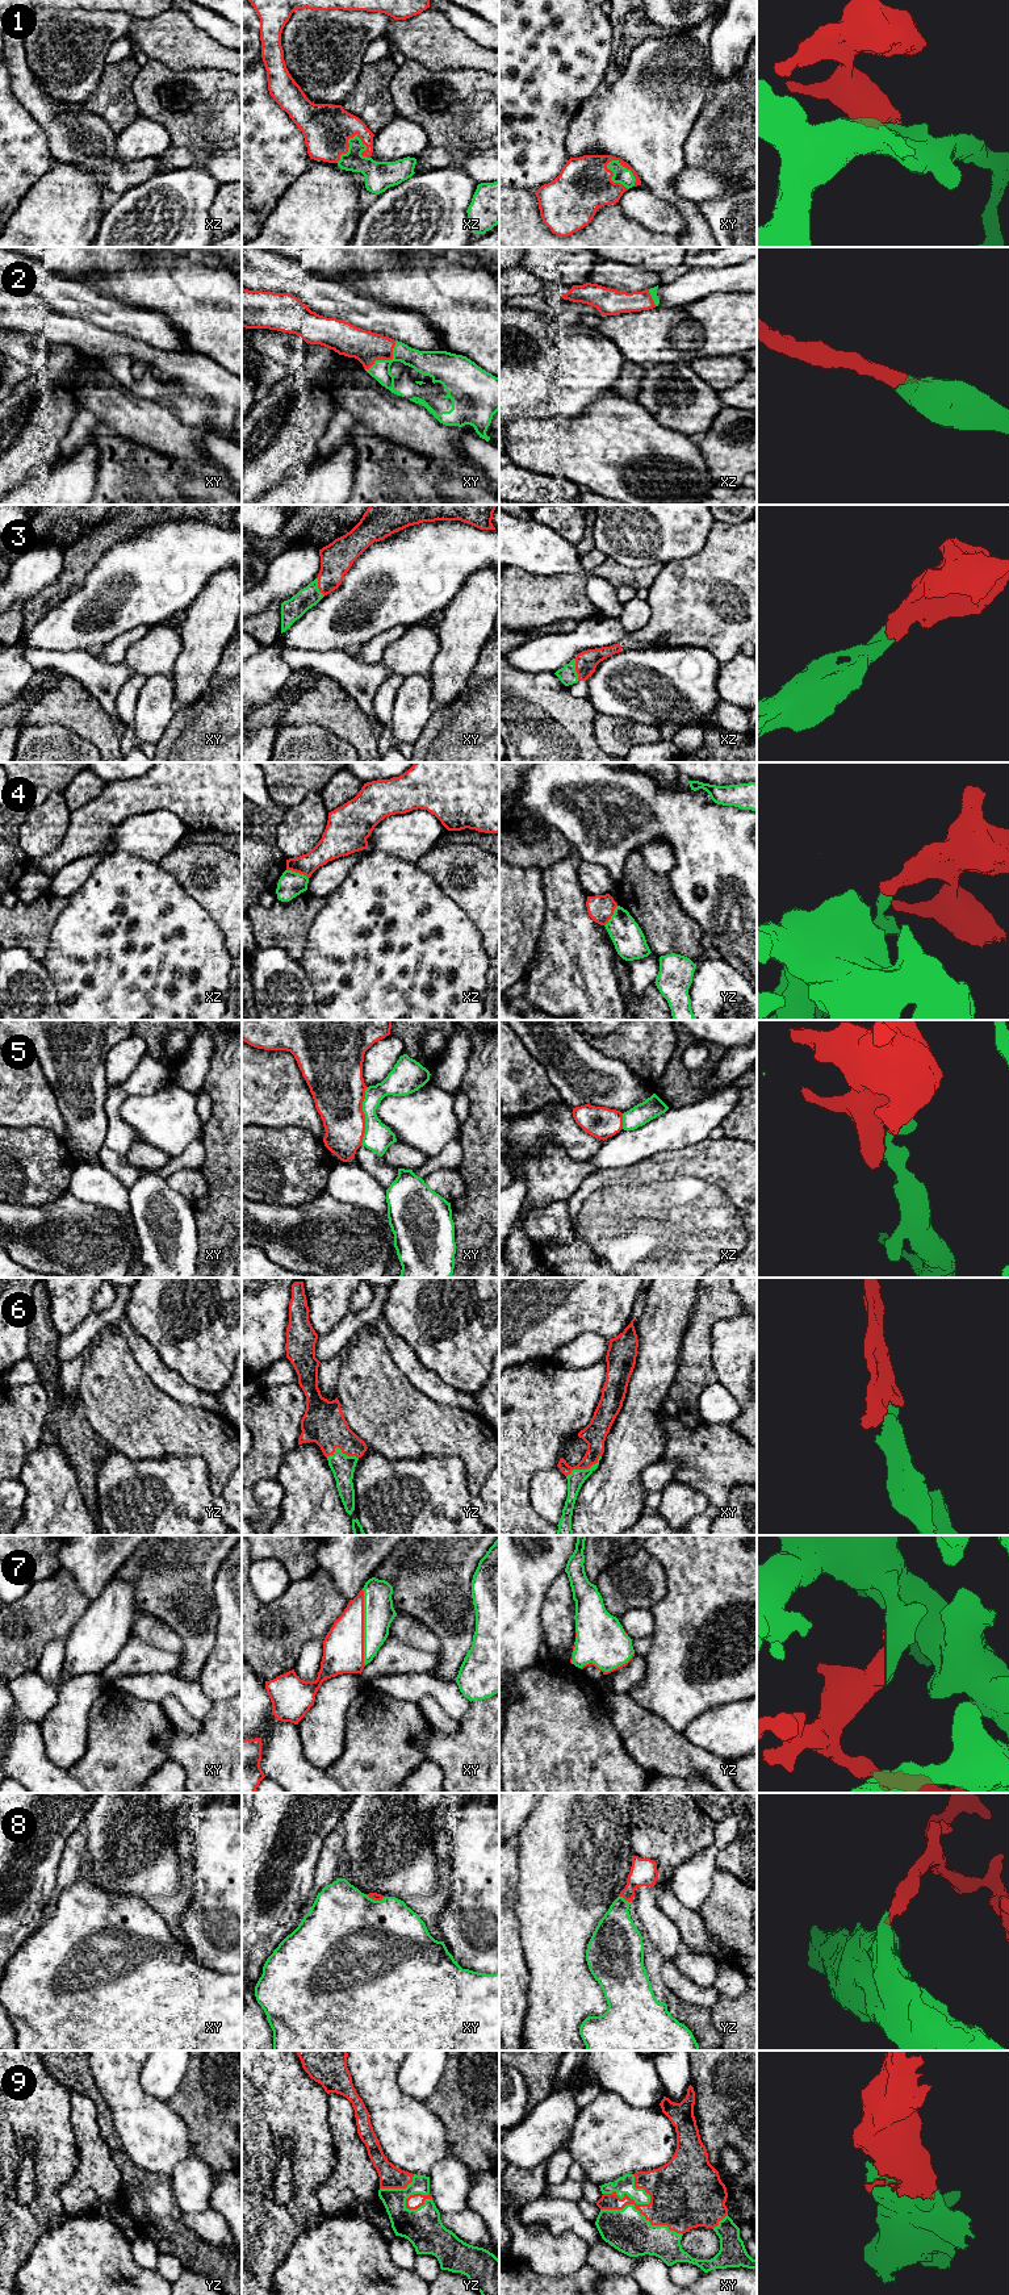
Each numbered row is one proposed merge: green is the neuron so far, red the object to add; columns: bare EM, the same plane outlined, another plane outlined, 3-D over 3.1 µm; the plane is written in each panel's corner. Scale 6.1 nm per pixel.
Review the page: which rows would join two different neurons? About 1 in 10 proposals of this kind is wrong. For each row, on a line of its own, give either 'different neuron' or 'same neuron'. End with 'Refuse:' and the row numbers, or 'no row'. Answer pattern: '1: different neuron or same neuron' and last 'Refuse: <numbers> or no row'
1: same neuron
2: same neuron
3: same neuron
4: different neuron
5: different neuron
6: same neuron
7: same neuron
8: same neuron
9: same neuron
Refuse: 4, 5

